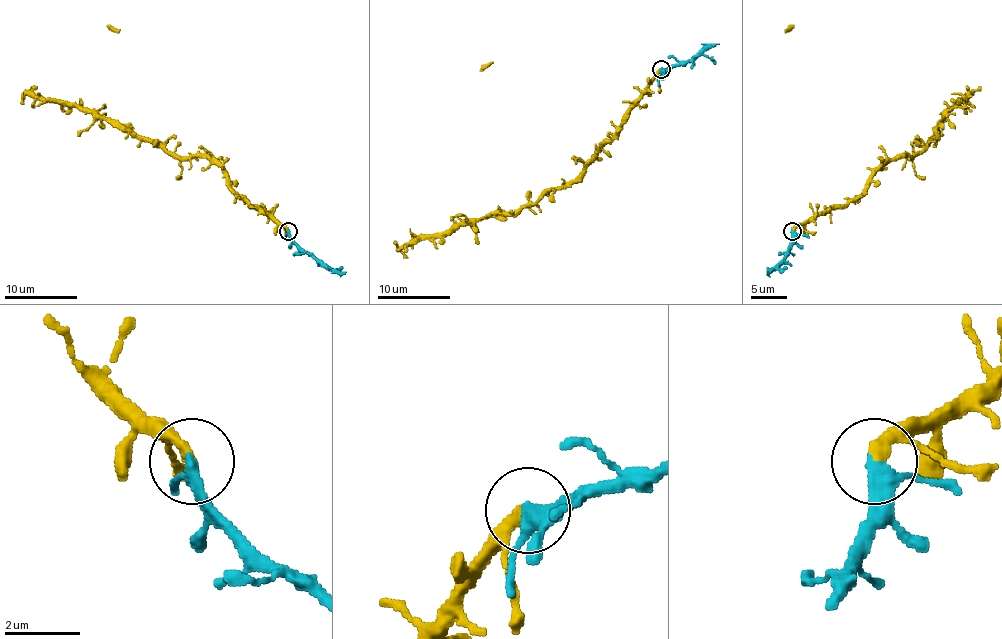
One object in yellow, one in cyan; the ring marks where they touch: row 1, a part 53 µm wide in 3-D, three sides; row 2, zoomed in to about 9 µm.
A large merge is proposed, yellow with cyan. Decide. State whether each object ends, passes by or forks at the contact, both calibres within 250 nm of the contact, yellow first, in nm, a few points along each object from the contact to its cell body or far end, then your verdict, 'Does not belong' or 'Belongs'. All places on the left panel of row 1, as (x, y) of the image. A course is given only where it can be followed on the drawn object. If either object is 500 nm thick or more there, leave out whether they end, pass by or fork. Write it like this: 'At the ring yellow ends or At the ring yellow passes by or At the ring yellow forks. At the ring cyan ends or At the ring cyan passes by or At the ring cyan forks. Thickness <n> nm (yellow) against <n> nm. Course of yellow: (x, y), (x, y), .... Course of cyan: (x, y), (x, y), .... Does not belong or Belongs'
At the ring yellow ends. At the ring cyan passes by. Thickness 320 nm (yellow) against 320 nm. Course of yellow: (289, 230), (245, 201), (216, 163), (173, 156), (74, 105), (29, 94), (20, 103). Course of cyan: (289, 230), (289, 236), (303, 250), (345, 274). Belongs

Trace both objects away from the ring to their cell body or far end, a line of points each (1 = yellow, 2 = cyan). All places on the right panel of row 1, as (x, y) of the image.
1: (793, 230), (818, 214), (854, 201), (885, 163), (914, 156), (936, 134), (942, 118), (969, 94), (965, 103)
2: (793, 230), (789, 250), (767, 274)

